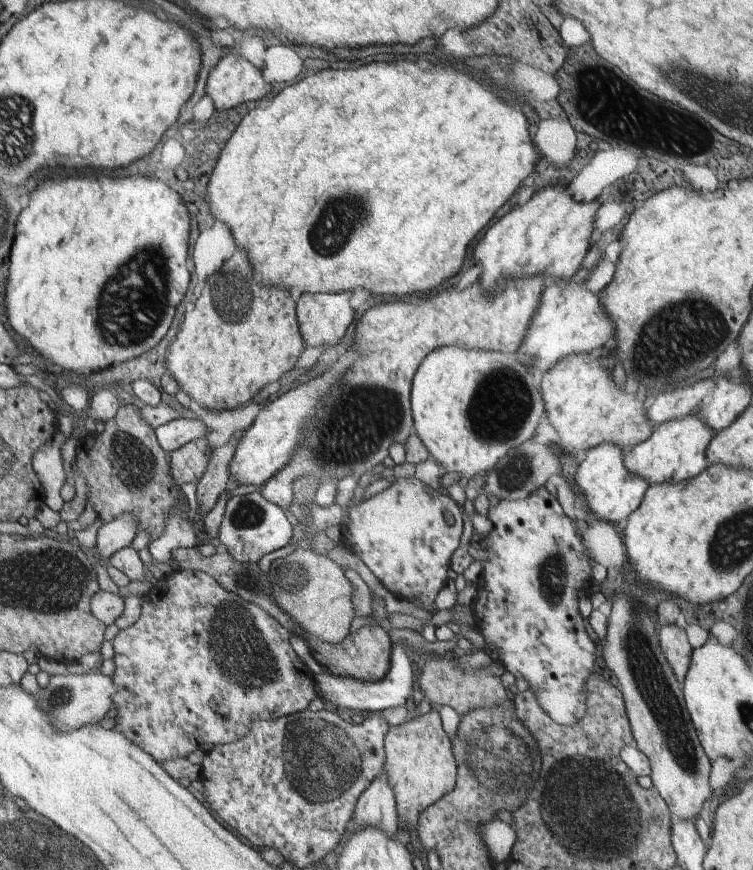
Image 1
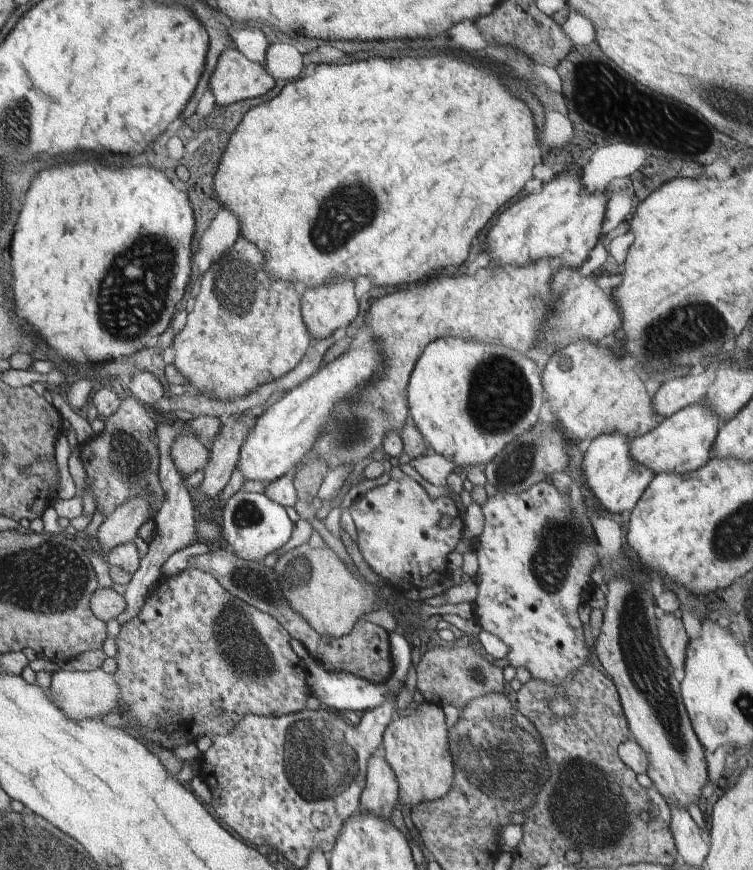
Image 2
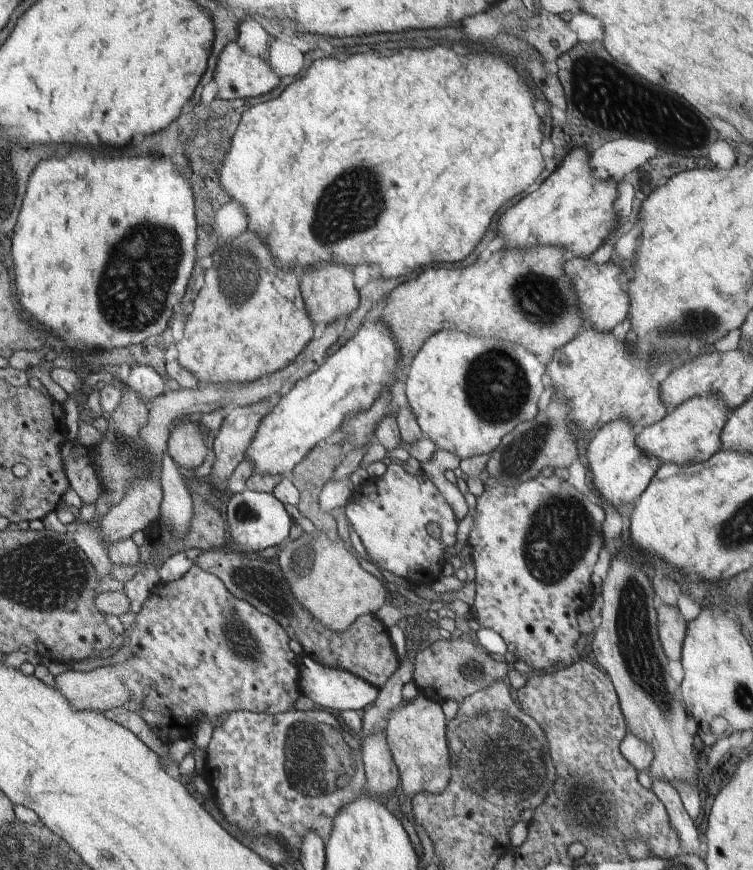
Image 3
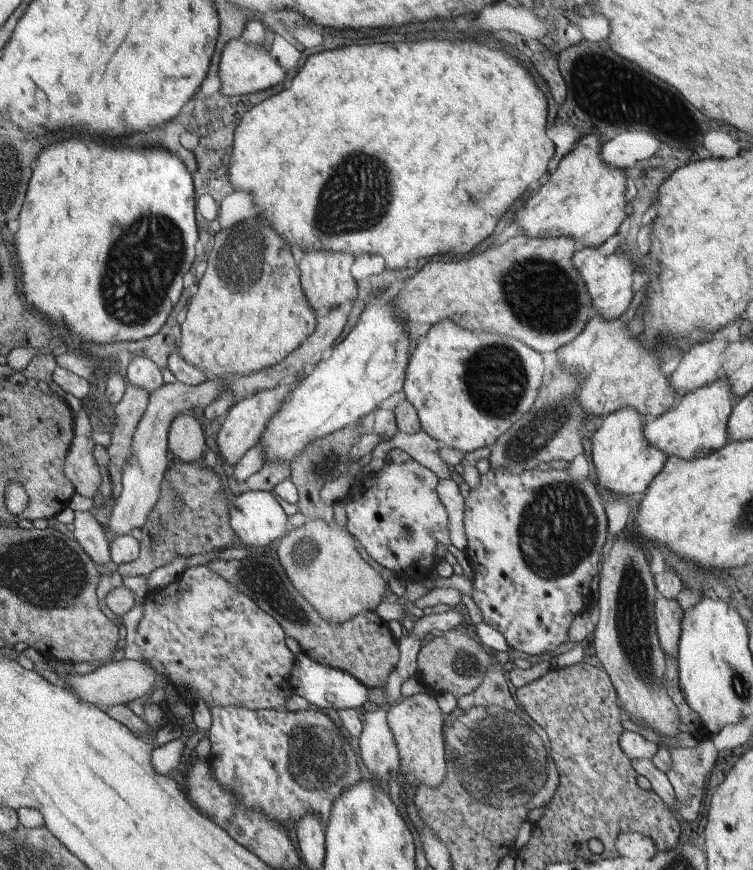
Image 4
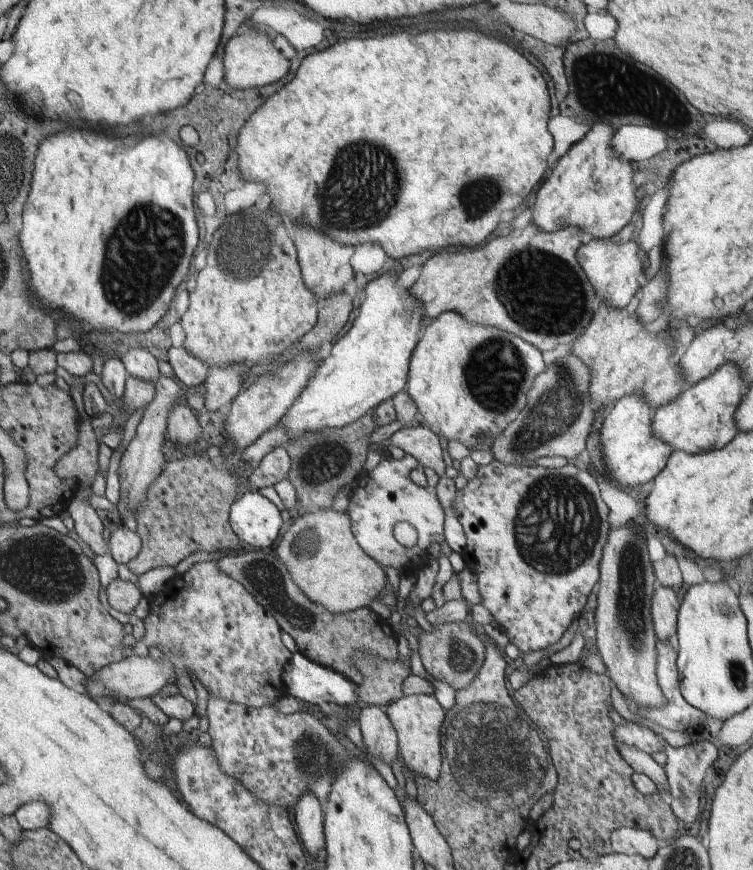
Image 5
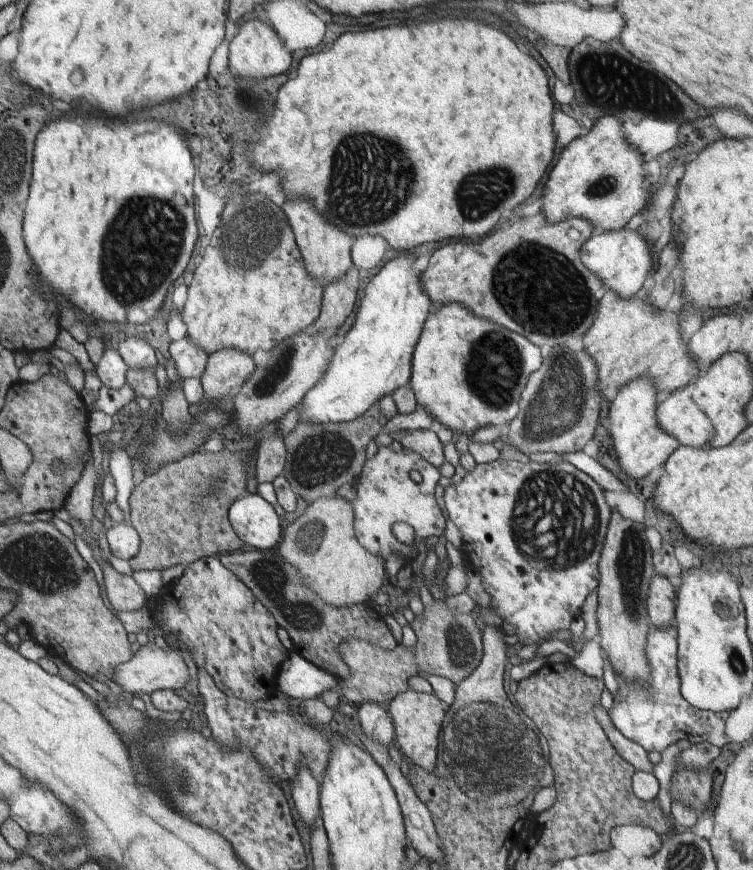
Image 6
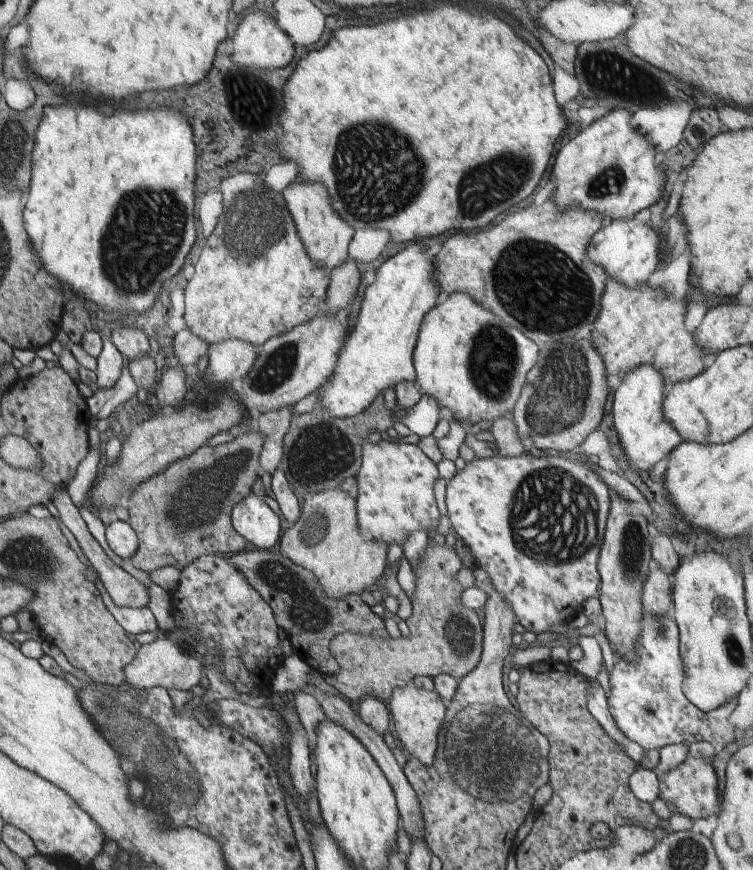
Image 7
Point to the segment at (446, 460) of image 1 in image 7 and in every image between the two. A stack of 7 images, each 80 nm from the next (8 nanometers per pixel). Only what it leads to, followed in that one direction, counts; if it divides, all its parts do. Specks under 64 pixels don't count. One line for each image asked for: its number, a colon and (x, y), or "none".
2: (469, 400)
3: (467, 393)
4: (468, 387)
5: (468, 381)
6: (467, 372)
7: (476, 365)

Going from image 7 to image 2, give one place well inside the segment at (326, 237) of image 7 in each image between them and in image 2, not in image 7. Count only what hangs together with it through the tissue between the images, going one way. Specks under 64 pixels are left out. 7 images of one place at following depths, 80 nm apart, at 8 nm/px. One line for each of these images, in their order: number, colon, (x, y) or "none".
2: (325, 310)
3: (329, 293)
4: (326, 278)
5: (326, 268)
6: (326, 251)

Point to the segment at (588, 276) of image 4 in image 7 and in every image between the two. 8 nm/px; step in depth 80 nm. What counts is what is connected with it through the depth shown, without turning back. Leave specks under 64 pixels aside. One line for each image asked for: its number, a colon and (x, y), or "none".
5: (612, 269)
6: (623, 260)
7: (630, 255)

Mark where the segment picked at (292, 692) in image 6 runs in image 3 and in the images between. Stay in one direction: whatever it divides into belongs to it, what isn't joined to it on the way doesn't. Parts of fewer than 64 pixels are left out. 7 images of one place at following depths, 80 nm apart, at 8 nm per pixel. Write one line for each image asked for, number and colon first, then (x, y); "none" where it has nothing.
3: (336, 689)
4: (329, 688)
5: (311, 682)

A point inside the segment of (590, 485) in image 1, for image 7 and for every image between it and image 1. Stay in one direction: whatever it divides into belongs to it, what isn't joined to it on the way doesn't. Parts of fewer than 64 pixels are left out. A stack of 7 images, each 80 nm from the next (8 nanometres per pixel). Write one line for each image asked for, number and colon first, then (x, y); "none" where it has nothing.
2: (617, 482)
3: (620, 471)
4: (625, 463)
5: (632, 455)
6: (641, 445)
7: (646, 436)

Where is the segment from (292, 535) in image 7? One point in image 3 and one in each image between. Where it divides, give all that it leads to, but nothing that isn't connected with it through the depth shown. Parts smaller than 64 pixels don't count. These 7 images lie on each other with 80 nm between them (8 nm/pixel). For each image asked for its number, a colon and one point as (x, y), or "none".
3: (326, 578)
4: (321, 561)
5: (319, 550)
6: (321, 544)

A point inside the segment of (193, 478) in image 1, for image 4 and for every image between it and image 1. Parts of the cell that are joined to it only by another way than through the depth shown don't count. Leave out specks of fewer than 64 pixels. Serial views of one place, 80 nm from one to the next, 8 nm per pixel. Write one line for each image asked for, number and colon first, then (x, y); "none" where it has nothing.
2: (189, 455)
3: (185, 445)
4: (186, 438)

